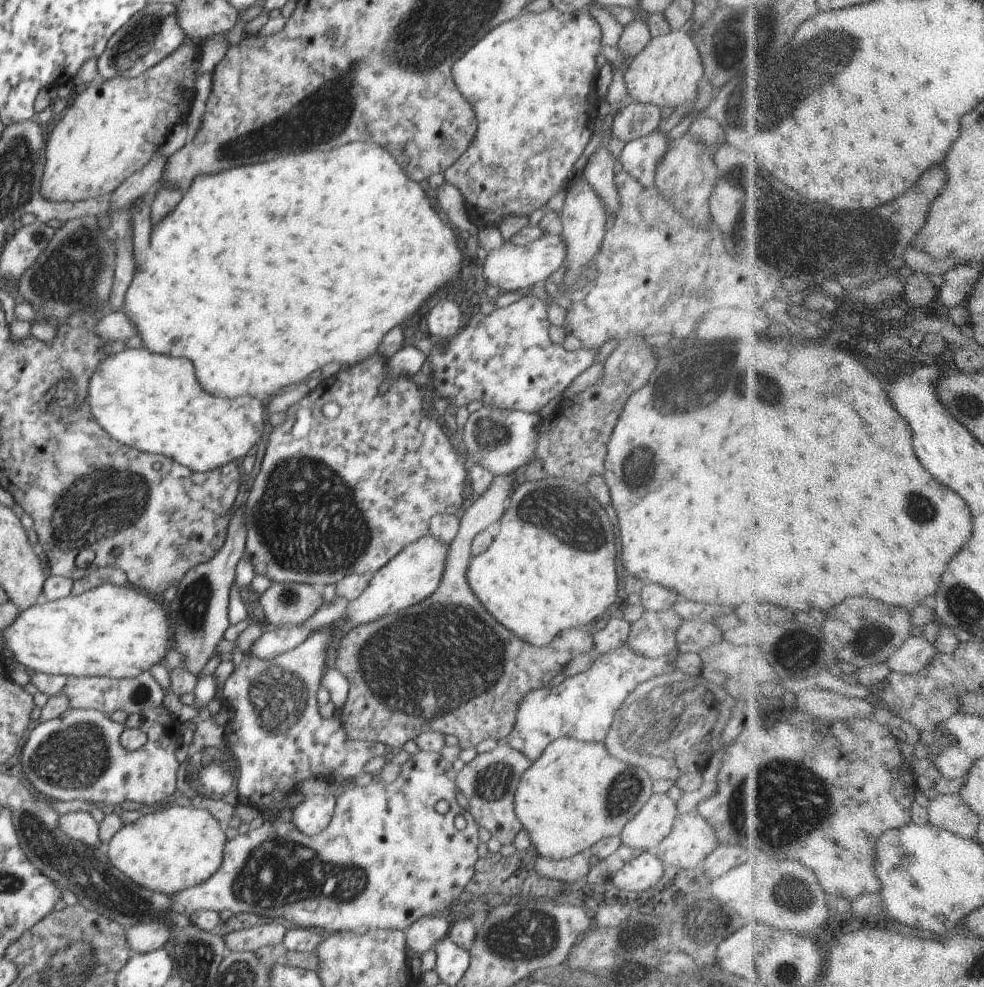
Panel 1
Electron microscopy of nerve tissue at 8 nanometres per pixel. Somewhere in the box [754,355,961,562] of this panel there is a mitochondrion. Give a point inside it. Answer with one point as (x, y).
(920, 509)

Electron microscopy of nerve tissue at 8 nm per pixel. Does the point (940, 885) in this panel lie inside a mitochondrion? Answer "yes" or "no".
no

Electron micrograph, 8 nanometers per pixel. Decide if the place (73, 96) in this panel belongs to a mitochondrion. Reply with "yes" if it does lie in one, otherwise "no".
no

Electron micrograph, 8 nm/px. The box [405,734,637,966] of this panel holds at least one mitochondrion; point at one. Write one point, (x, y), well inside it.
(525, 938)

